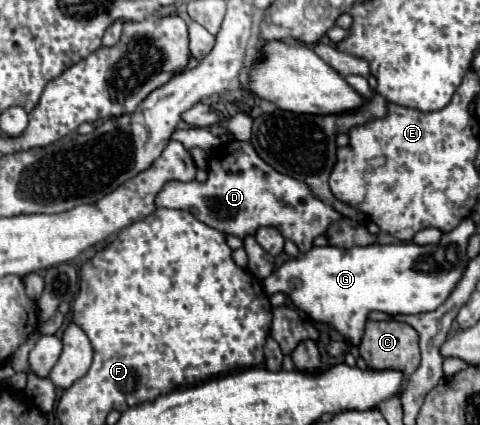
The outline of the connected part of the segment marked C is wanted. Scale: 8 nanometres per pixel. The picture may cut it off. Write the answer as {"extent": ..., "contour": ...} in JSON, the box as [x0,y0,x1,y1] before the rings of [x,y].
{"extent":[360,322,420,376],"contour":[[[366,322],[360,356],[374,370],[398,368],[410,376],[420,366],[418,332],[404,322]]]}

